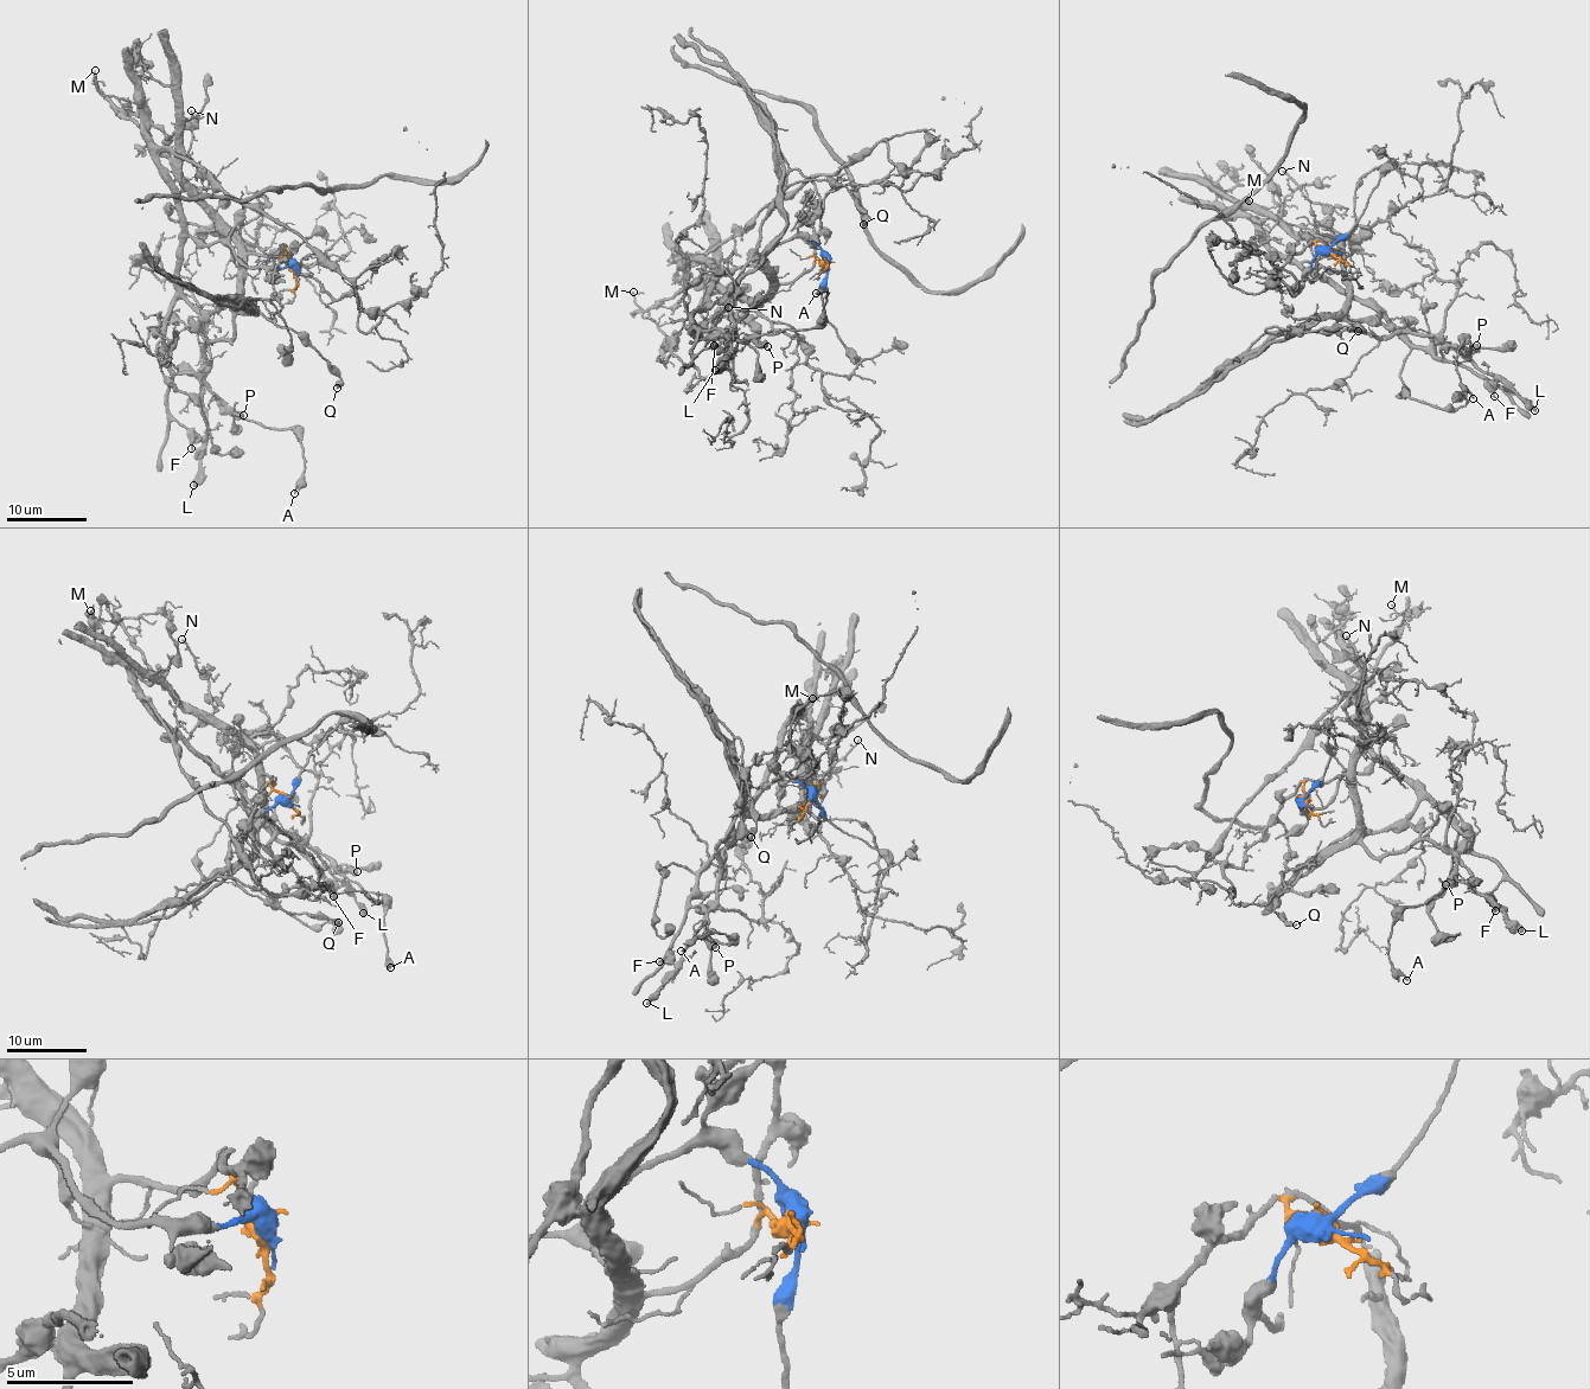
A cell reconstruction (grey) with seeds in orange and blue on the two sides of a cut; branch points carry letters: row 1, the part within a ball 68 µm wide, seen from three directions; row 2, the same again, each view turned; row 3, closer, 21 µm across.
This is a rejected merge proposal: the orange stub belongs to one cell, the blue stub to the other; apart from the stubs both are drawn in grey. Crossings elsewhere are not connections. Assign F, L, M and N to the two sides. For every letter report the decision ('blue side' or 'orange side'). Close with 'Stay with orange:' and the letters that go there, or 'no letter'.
F: blue side
L: orange side
M: orange side
N: orange side
Stay with orange: L, M, N

